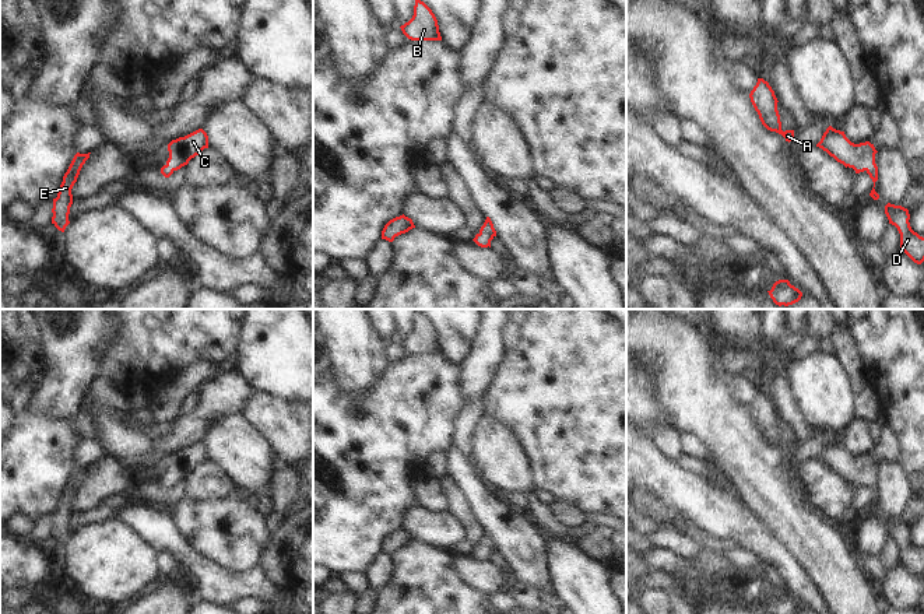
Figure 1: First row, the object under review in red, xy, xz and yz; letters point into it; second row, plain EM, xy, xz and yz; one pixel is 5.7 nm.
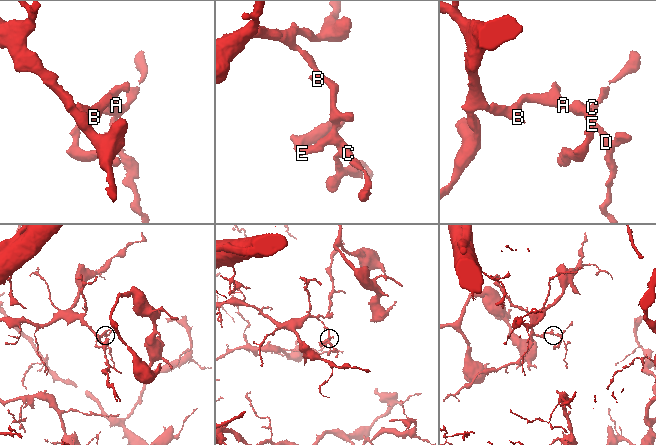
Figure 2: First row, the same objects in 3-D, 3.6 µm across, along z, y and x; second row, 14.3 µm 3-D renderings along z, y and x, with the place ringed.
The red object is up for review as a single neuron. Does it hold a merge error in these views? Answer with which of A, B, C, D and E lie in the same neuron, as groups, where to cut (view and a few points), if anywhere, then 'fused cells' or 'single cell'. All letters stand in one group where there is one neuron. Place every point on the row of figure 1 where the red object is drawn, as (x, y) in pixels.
A B C D E | no cut | single cell

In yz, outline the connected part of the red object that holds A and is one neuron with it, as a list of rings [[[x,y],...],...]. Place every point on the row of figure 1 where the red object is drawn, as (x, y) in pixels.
[[[758,78],[756,85],[749,94],[751,102],[755,110],[759,115],[762,124],[770,130],[781,134],[786,141],[791,141],[794,138],[794,130],[781,130],[780,115],[777,110],[777,98],[774,91],[763,78]]]

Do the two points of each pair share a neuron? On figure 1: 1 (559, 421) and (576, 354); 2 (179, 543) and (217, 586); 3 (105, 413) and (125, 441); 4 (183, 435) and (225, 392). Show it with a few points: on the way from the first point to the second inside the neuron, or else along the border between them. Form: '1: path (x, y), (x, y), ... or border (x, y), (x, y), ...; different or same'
1: path (576, 404), (576, 371); same
2: path (186, 554), (207, 575); same
3: path (106, 420), (118, 434); same
4: path (195, 424), (215, 403); same

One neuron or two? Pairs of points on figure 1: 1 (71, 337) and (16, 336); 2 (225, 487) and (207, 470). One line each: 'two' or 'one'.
1: two
2: one

